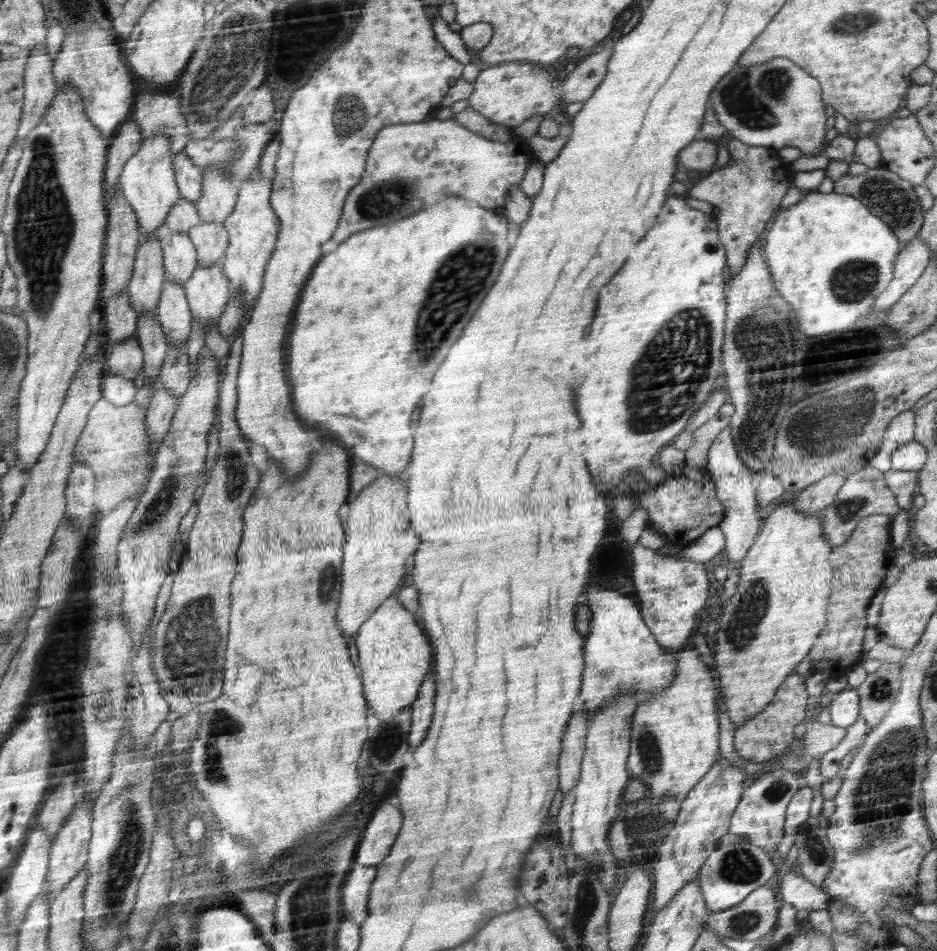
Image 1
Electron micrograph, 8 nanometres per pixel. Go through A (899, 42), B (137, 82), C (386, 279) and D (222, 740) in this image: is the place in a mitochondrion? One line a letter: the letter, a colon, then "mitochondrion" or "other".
A: other
B: other
C: other
D: mitochondrion

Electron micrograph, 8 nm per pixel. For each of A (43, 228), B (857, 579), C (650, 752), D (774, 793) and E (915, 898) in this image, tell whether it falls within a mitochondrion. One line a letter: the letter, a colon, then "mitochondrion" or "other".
A: mitochondrion
B: other
C: mitochondrion
D: mitochondrion
E: other

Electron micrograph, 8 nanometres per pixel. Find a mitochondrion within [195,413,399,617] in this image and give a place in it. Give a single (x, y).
(237, 479)

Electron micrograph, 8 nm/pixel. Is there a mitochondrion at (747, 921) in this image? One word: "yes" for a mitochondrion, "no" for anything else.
yes

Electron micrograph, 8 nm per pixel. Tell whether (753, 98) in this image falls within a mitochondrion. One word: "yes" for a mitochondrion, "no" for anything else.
yes

